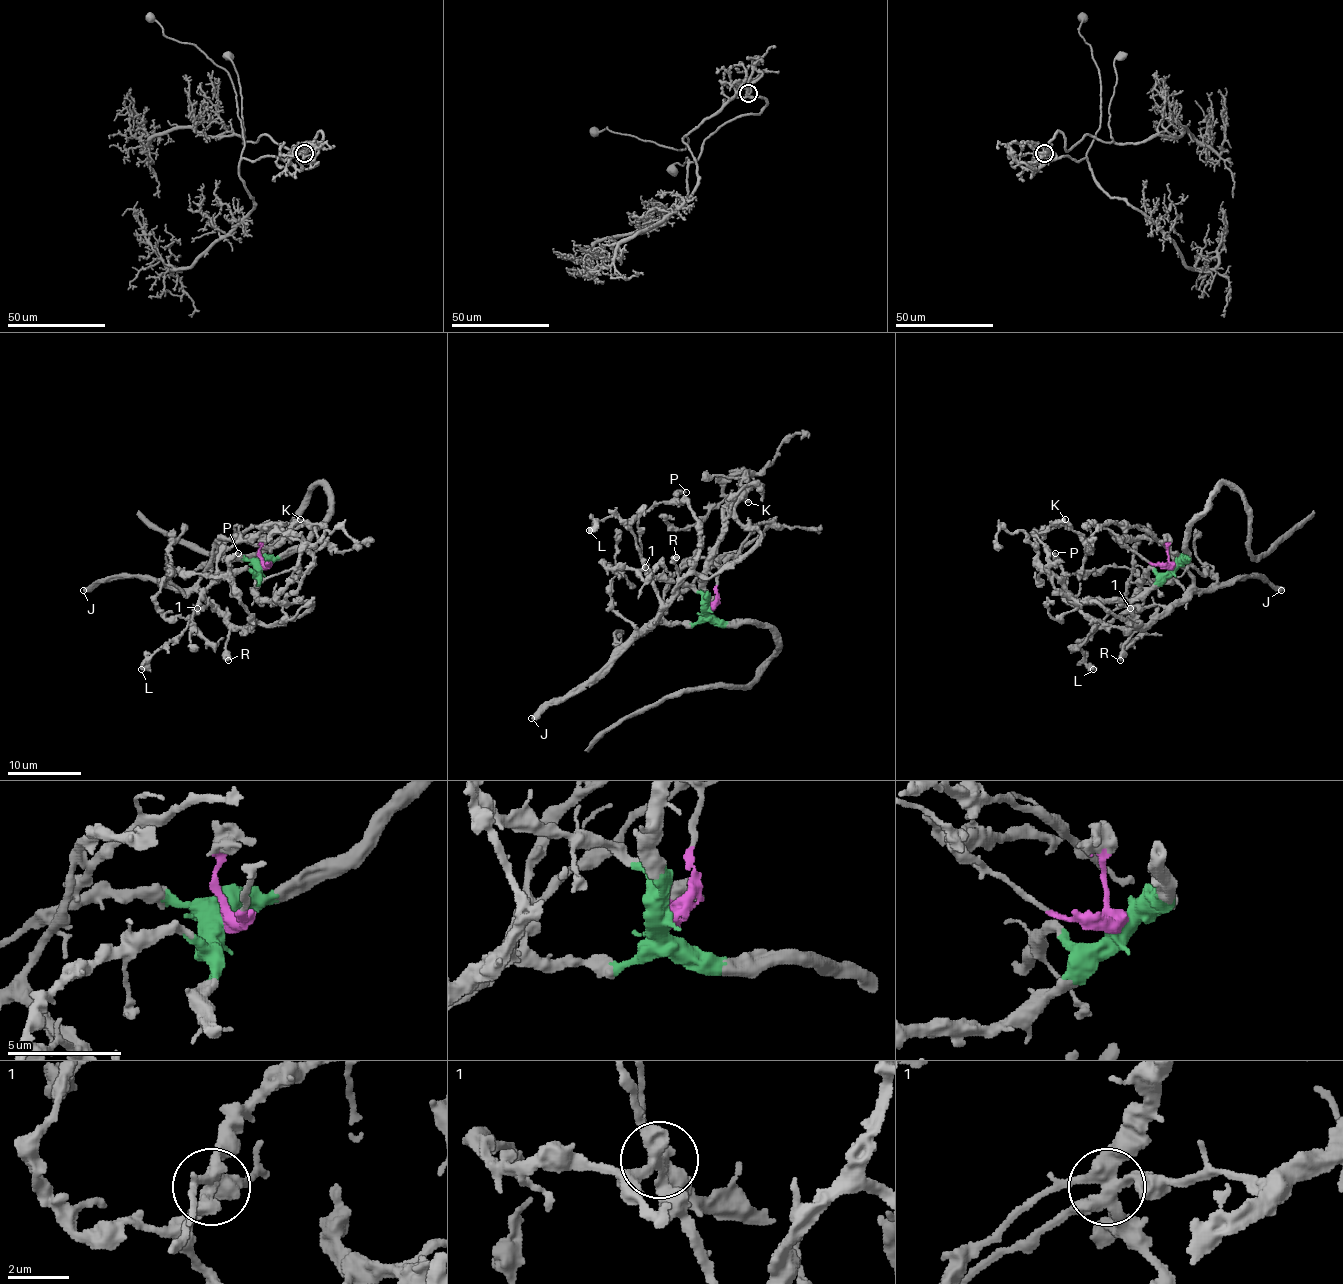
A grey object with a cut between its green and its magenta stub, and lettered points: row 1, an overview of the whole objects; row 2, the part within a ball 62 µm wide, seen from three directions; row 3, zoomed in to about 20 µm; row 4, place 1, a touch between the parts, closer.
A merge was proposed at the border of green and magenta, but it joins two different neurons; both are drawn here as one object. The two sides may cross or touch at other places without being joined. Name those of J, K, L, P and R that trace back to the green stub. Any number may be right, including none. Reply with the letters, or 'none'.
none

